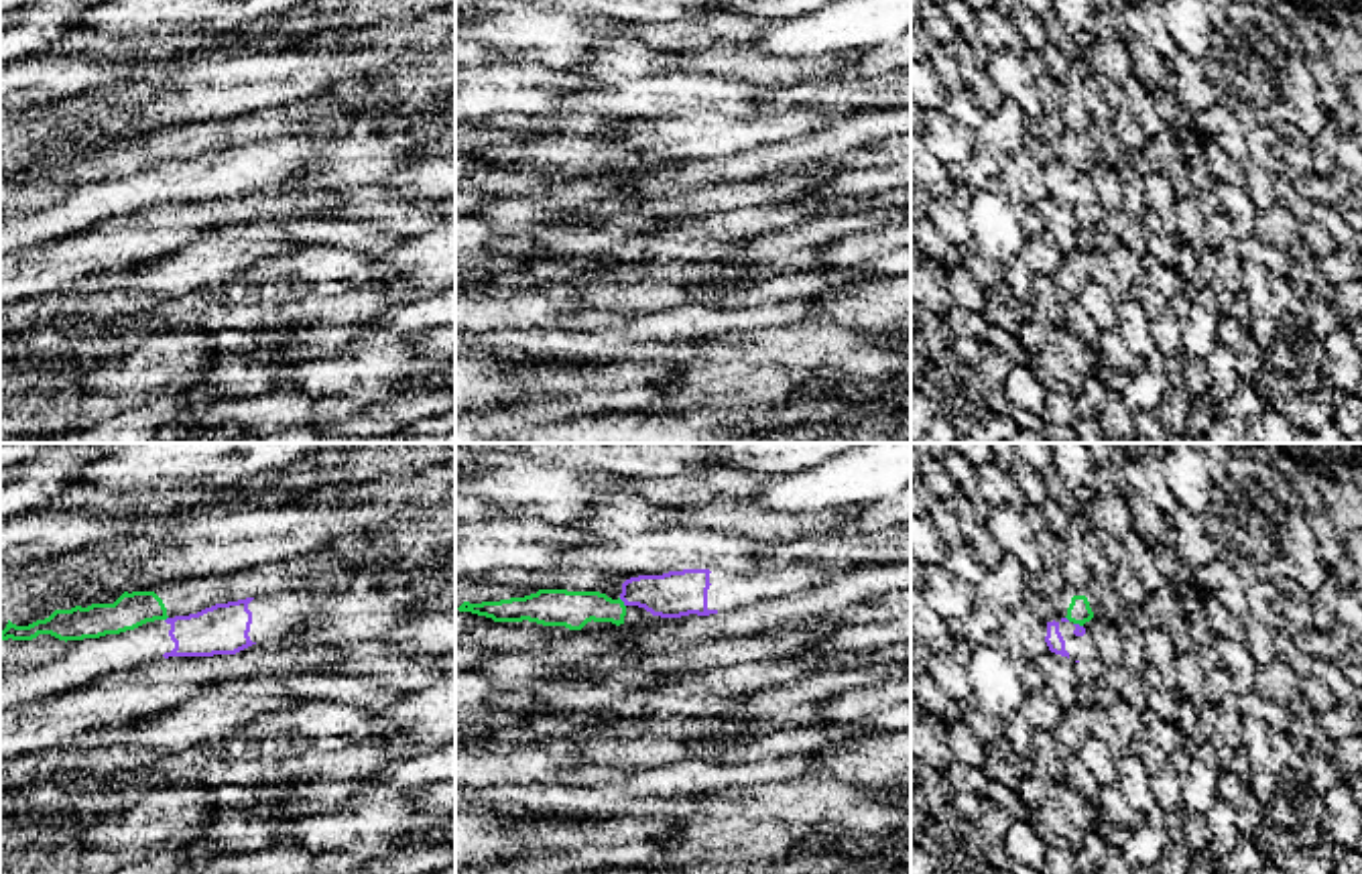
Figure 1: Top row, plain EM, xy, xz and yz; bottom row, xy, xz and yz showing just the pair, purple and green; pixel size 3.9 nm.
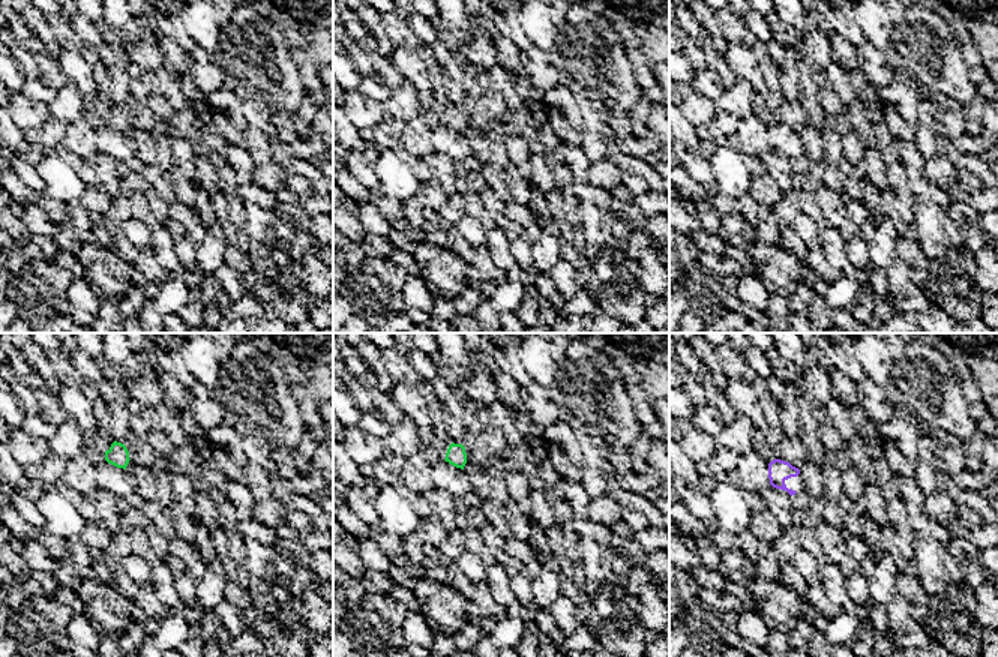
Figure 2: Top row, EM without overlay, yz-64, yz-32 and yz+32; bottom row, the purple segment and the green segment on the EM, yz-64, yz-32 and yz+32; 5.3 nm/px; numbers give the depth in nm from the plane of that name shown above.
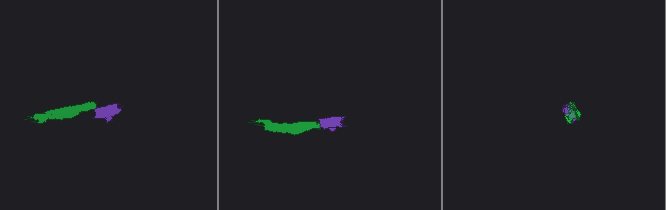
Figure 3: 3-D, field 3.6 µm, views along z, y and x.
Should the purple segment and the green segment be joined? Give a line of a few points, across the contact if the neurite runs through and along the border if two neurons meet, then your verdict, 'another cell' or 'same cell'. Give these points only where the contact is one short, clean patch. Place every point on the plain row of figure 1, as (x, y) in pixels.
line xz (618, 143), (625, 151); another cell

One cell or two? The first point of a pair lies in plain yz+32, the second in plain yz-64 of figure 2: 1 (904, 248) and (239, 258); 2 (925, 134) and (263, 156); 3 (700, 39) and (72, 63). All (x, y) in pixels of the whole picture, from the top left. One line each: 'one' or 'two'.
1: one
2: one
3: two

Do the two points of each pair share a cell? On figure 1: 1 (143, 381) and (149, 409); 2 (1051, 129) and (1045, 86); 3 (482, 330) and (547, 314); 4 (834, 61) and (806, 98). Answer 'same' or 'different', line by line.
1: different
2: same
3: same
4: different

